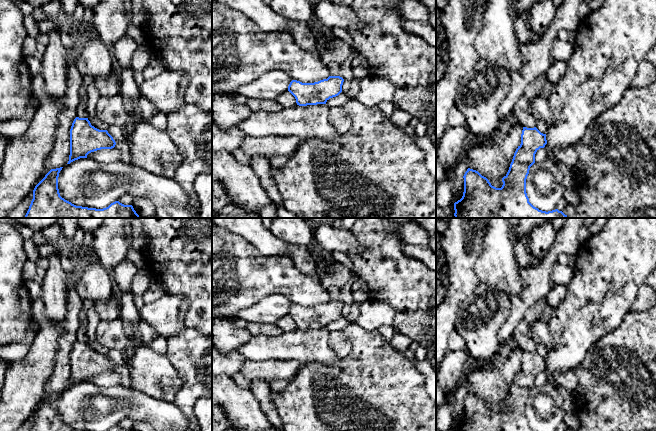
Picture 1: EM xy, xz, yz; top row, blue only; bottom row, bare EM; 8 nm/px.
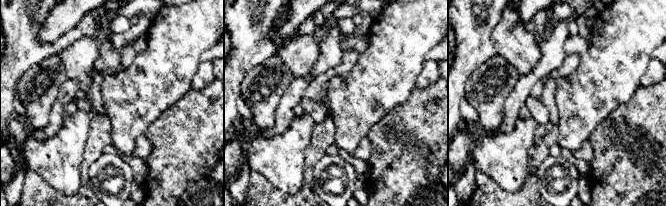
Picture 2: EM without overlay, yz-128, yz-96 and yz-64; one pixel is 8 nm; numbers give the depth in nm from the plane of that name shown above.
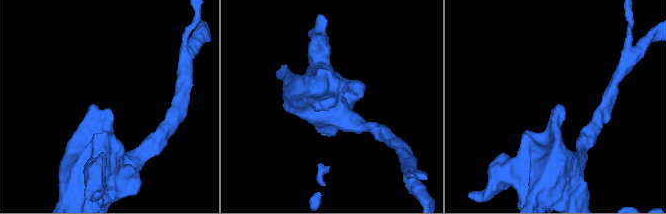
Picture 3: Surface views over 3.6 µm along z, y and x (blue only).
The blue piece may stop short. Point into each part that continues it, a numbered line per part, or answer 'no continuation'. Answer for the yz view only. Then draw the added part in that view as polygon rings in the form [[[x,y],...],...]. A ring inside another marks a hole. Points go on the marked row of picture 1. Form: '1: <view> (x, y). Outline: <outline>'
no continuation

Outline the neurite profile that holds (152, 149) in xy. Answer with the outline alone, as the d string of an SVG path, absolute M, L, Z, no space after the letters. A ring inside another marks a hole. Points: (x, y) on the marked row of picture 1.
M148 121L136 125L130 152L131 164L169 178L173 178L182 161L166 130L159 130Z

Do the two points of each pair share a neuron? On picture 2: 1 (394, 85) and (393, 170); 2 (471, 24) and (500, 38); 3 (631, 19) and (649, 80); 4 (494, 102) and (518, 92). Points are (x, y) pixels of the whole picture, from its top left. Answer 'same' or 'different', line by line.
1: different
2: different
3: different
4: different

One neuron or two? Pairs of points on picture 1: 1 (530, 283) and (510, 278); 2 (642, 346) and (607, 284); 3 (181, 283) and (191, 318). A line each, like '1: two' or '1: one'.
1: two
2: two
3: one

